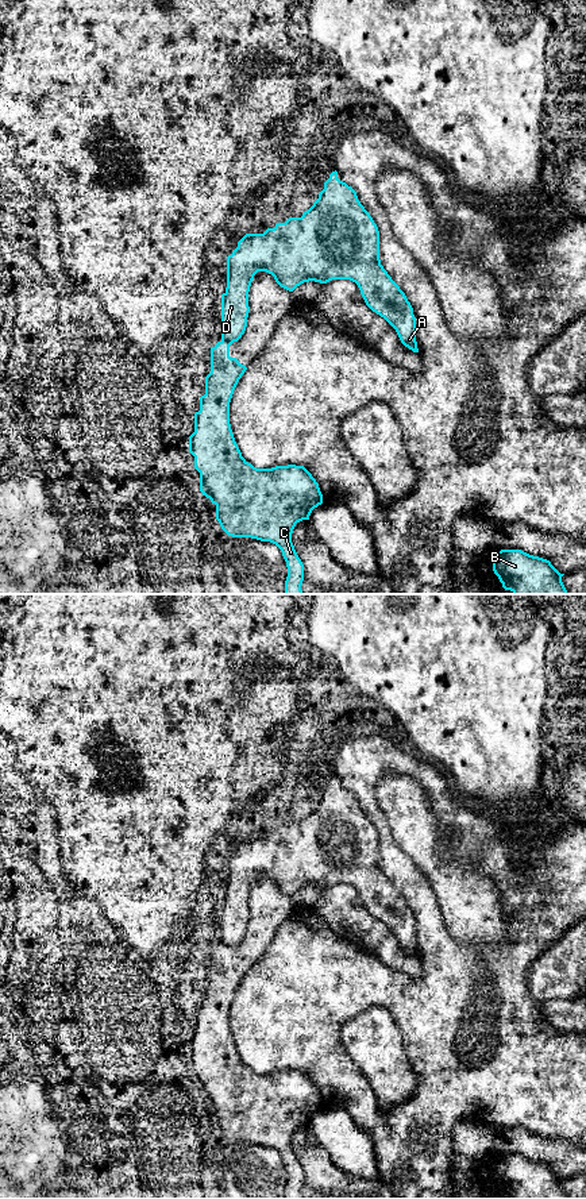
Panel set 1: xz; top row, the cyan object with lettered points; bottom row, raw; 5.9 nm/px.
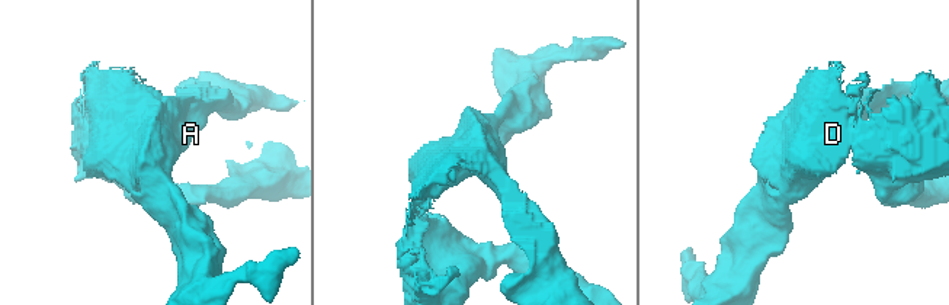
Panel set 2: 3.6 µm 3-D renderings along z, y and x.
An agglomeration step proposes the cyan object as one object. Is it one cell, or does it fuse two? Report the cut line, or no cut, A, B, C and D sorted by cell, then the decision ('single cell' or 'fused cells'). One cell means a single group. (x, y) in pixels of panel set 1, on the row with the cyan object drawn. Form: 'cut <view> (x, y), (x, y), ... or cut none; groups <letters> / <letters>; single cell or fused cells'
cut xz (222, 340), (232, 342); groups A D / B C; fused cells

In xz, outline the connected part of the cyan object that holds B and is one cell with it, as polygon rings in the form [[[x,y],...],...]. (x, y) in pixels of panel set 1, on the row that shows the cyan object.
[[[521,550],[497,551],[493,571],[502,587],[513,594],[568,594],[550,560]]]

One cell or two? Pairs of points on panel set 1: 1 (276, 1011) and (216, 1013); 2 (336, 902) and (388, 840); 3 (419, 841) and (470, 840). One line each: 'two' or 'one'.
1: two
2: two
3: two

